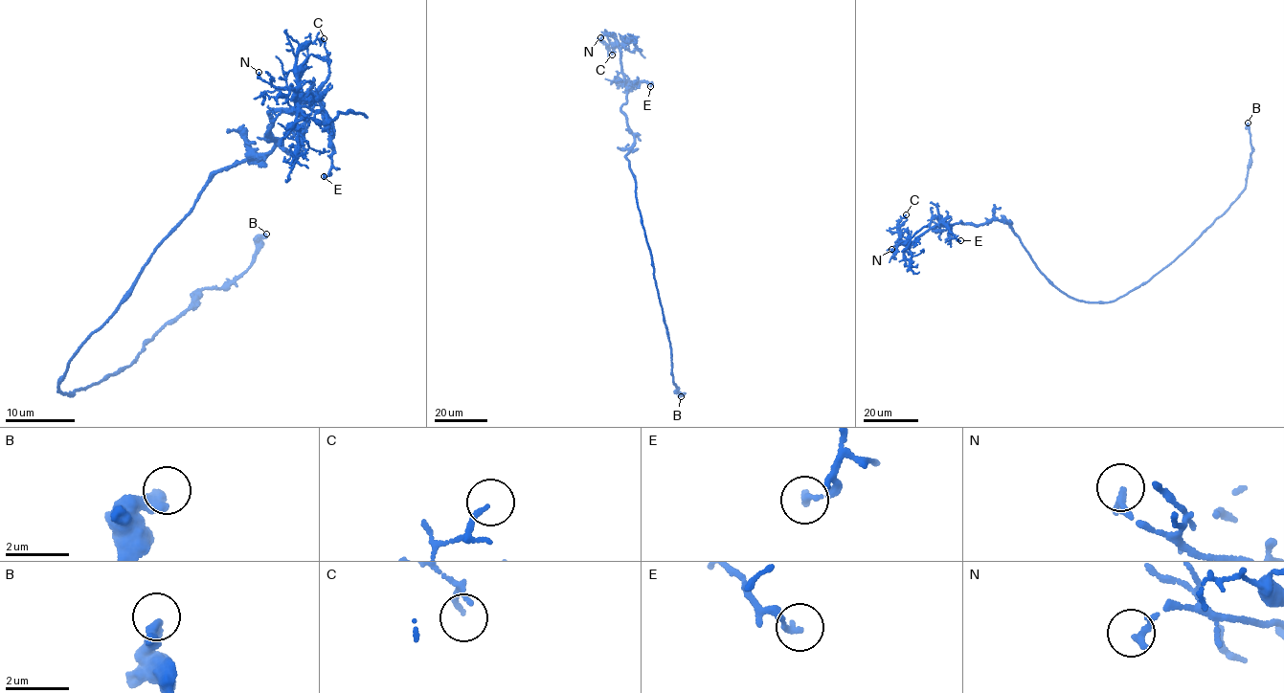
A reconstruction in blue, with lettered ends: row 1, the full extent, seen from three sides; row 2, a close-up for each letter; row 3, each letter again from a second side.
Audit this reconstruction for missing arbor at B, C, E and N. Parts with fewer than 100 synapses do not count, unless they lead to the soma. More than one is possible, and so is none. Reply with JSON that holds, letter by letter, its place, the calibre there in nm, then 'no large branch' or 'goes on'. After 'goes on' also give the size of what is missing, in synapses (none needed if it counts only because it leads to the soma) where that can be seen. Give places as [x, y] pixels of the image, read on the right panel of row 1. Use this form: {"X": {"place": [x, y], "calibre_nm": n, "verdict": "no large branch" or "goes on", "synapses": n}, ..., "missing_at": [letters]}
{"B": {"place": [1248, 122], "calibre_nm": 420, "verdict": "no large branch"}, "C": {"place": [906, 214], "calibre_nm": 150, "verdict": "no large branch"}, "E": {"place": [960, 240], "calibre_nm": 180, "verdict": "no large branch"}, "N": {"place": [891, 249], "calibre_nm": 220, "verdict": "no large branch"}, "missing_at": []}

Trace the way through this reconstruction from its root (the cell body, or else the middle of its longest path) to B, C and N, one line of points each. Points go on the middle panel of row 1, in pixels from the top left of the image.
B: (636, 197), (669, 344), (672, 381), (676, 392), (684, 393), (681, 396)
C: (636, 197), (636, 181), (625, 157), (634, 136), (620, 110), (627, 92), (616, 43), (607, 45), (612, 55)
N: (636, 197), (636, 181), (625, 157), (634, 136), (620, 110), (627, 92), (619, 48), (613, 36), (600, 37)

